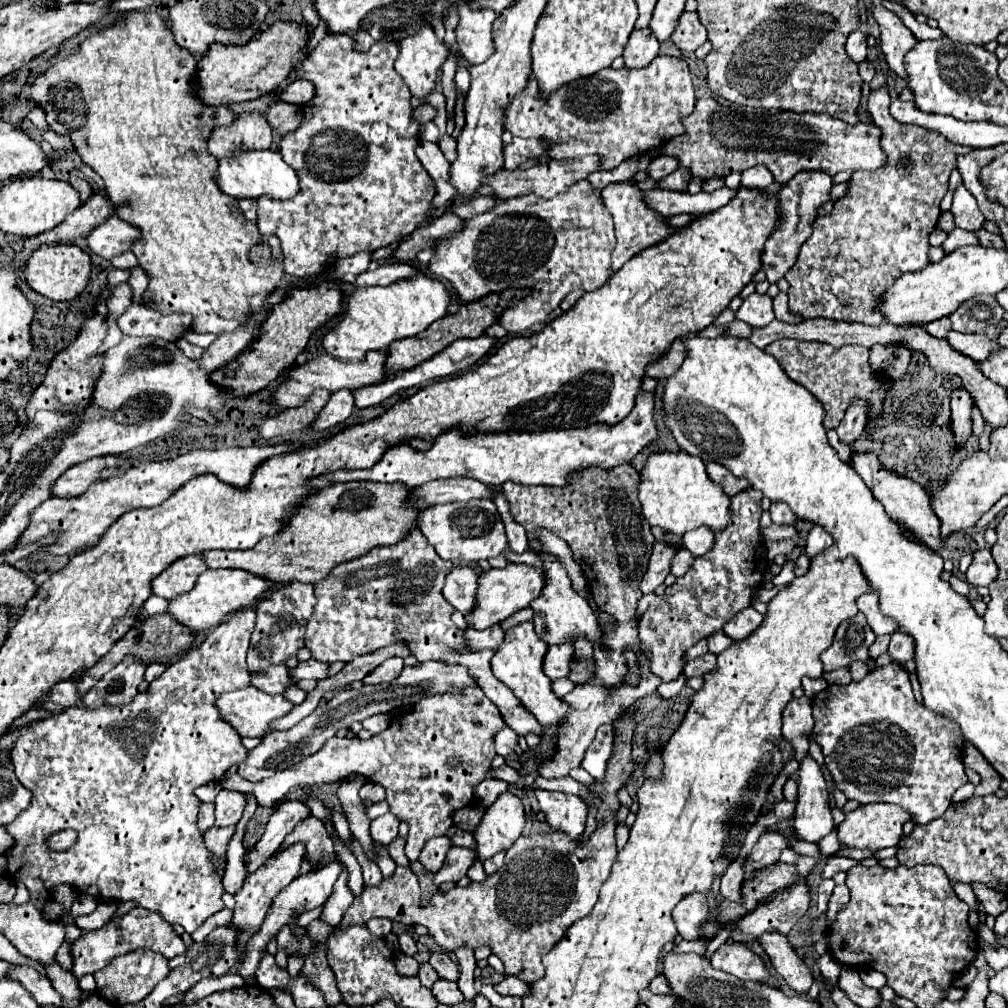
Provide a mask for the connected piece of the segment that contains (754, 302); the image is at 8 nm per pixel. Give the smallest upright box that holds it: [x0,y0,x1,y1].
[735,292,775,328]

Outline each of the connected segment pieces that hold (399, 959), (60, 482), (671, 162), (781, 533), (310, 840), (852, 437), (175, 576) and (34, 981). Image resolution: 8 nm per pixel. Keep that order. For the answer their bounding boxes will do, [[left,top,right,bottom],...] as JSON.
[[395,954,417,976],[51,458,105,498],[647,156,677,180],[761,524,797,542],[279,816,335,870],[837,400,867,444],[153,556,207,598],[7,966,61,1006]]

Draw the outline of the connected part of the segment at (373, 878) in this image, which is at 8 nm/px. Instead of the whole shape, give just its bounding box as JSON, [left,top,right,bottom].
[347,838,383,884]

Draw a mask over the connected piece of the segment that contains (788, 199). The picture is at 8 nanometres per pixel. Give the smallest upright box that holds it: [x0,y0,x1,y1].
[763,170,833,284]

